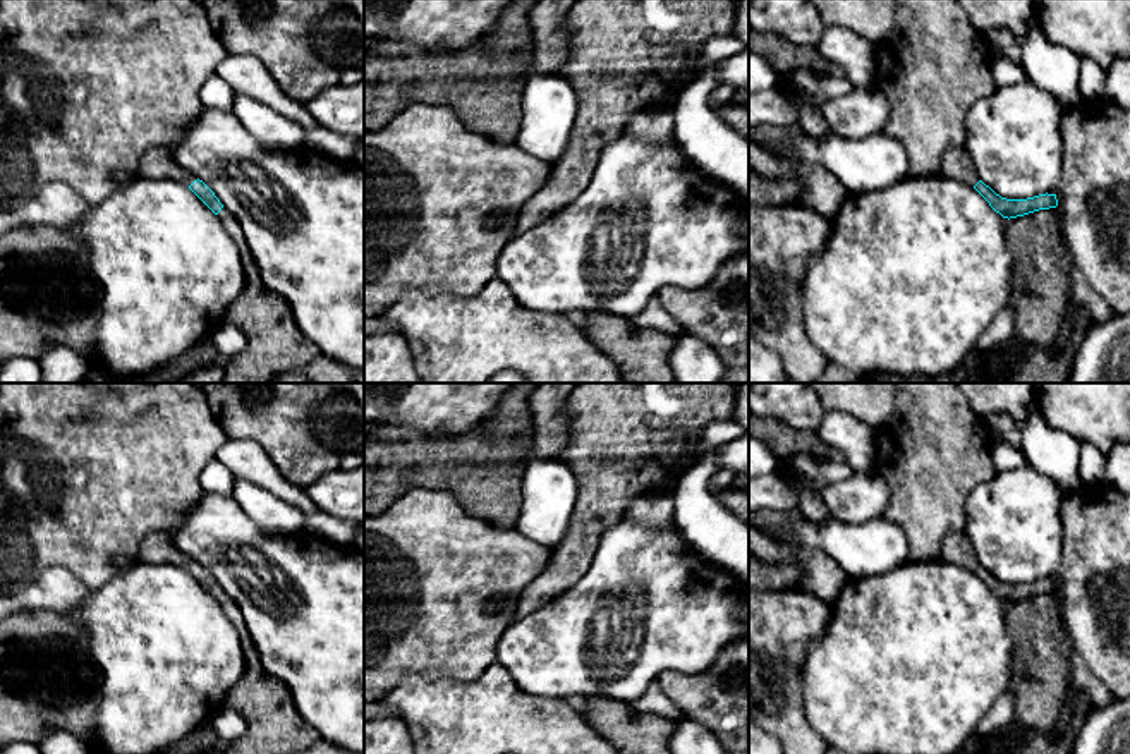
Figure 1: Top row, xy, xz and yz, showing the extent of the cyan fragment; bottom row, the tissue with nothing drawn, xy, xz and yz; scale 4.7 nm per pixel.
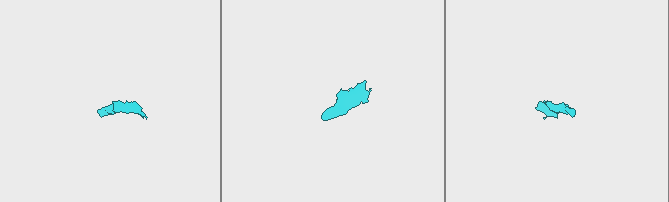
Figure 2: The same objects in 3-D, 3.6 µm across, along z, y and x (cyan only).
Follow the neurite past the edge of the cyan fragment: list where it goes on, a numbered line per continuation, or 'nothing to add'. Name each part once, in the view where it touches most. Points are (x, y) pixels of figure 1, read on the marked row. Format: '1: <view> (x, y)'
1: xy (157, 164)

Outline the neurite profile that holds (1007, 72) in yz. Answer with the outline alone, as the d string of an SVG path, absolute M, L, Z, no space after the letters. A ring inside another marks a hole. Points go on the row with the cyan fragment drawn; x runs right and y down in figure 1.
M1005 55L993 57L993 76L998 88L1012 86L1015 82L1027 79L1024 65L1012 62Z

